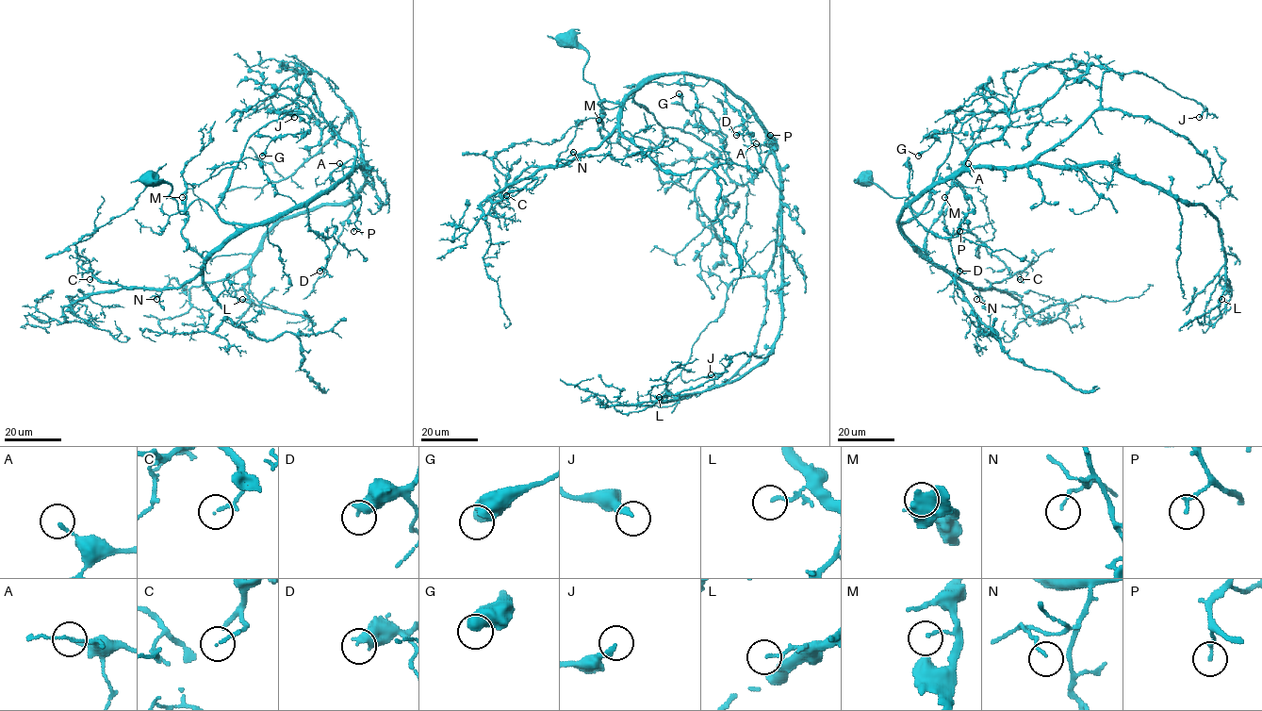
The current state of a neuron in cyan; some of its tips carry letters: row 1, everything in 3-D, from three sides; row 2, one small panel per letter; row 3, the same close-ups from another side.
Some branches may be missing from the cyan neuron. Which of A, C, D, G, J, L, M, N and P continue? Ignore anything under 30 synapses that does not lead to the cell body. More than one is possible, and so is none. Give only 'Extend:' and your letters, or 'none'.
Extend: none

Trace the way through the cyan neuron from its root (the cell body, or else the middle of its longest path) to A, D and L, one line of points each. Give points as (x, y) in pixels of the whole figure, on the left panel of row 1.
A: (148, 176), (172, 187), (166, 197), (181, 213), (202, 199), (225, 223), (270, 223), (352, 168), (339, 163)
D: (148, 176), (181, 213), (202, 199), (225, 223), (305, 207), (328, 249), (319, 271)
L: (148, 176), (181, 213), (202, 199), (225, 223), (258, 224), (366, 164), (352, 197), (268, 234), (242, 299)

